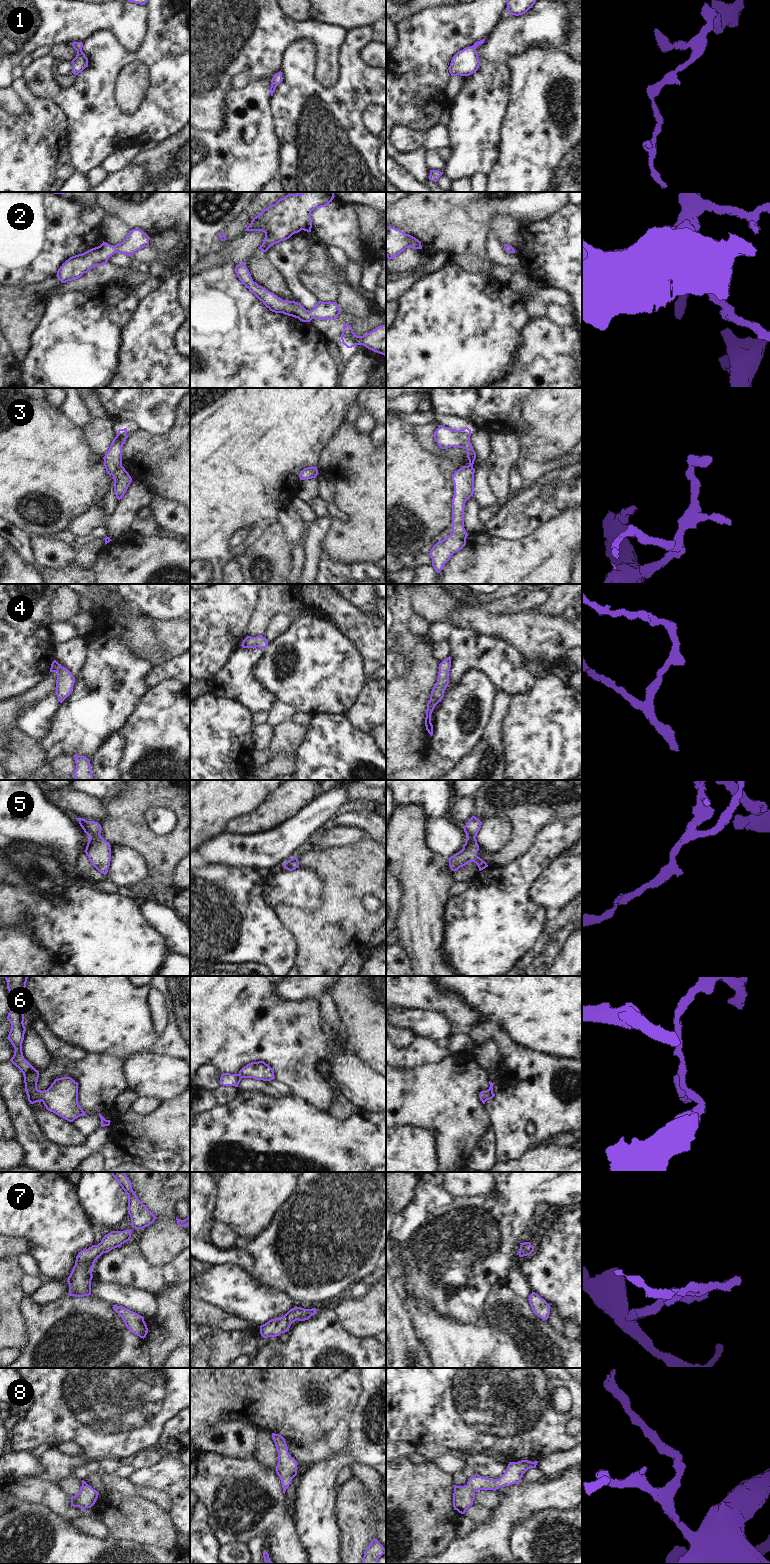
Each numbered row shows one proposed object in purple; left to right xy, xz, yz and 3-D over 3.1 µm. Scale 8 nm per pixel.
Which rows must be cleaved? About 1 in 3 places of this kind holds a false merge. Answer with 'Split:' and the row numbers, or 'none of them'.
Split: 3

